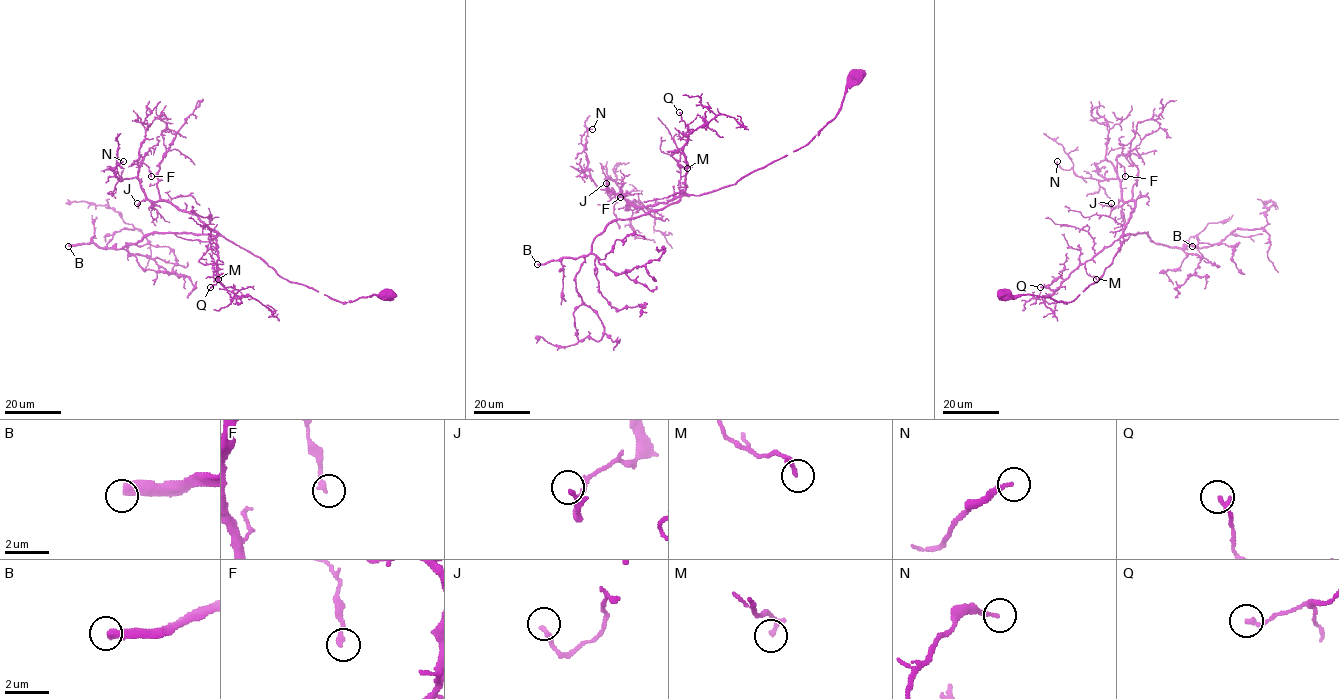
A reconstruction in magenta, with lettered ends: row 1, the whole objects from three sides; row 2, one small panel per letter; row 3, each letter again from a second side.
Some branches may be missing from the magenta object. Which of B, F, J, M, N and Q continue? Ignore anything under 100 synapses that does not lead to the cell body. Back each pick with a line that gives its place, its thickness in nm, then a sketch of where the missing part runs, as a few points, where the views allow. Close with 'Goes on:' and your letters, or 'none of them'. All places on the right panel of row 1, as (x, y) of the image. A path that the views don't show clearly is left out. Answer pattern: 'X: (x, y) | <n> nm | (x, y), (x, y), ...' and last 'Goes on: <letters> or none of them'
B: (1192, 246) | 420 nm | (1192, 246), (1179, 245), (1173, 280), (1197, 280), (1199, 285), (1216, 285), (1225, 289), (1232, 287)
Goes on: B

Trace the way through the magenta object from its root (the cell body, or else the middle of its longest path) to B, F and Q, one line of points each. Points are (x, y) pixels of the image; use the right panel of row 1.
B: (1004, 294), (1070, 302), (1100, 278), (1122, 236), (1147, 233), (1167, 246), (1192, 246)
F: (1004, 294), (1067, 303), (1096, 282), (1123, 243), (1134, 208), (1132, 201), (1122, 198), (1118, 163), (1125, 176)
Q: (1004, 294), (1070, 302), (1100, 278), (1123, 243), (1123, 236), (1081, 263), (1067, 278), (1040, 287)

